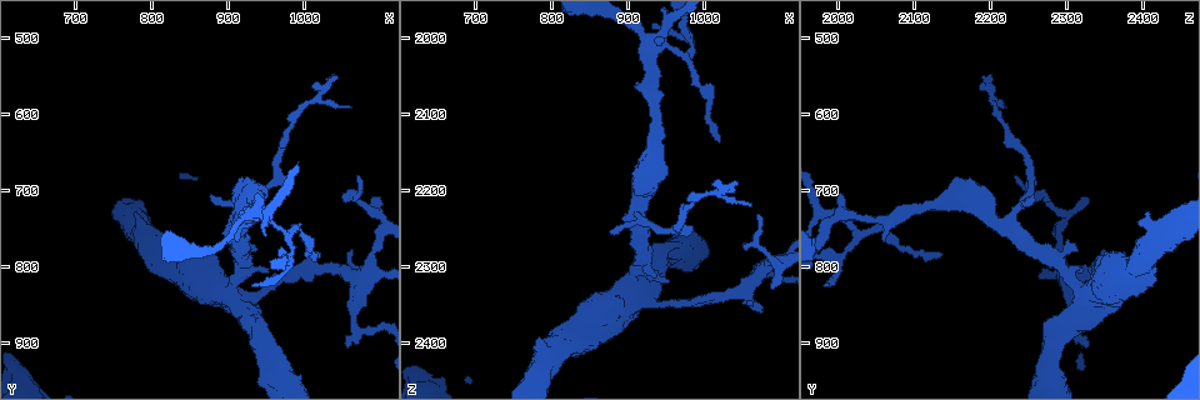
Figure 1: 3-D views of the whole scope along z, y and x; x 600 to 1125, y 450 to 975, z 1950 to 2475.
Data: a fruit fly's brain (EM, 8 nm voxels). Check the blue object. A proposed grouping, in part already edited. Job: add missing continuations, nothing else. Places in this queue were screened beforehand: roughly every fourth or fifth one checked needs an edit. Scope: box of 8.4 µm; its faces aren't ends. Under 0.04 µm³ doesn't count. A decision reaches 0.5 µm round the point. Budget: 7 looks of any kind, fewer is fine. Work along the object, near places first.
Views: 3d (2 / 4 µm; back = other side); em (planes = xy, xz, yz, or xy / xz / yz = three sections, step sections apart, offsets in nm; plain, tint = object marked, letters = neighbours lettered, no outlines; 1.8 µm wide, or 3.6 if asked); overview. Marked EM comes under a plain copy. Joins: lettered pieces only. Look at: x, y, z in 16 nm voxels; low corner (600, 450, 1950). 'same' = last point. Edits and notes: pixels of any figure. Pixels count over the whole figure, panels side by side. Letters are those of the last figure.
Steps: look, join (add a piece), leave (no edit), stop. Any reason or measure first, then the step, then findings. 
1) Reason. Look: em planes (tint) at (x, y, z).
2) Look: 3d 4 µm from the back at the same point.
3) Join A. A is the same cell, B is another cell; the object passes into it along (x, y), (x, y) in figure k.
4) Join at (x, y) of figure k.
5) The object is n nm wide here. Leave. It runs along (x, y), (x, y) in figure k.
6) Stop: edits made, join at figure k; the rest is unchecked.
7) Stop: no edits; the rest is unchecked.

Free end. Look: em 3.6 µm planes (letters) at (1060, 780, 2350).

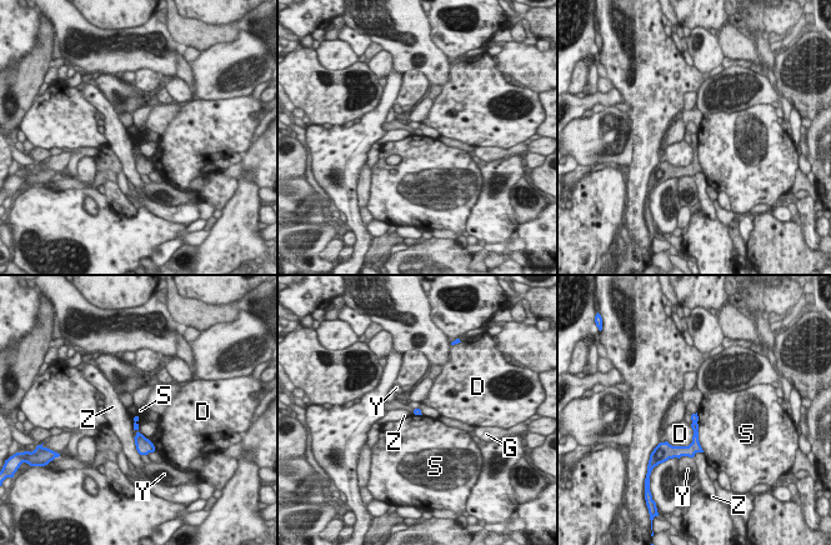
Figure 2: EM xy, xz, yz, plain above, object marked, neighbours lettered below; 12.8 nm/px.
Leave. D, G, S, Y and Z are other cells; no lettered piece goes on from it.

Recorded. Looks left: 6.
Free end. Look: em planes (tint) at (1070, 680, 2230).

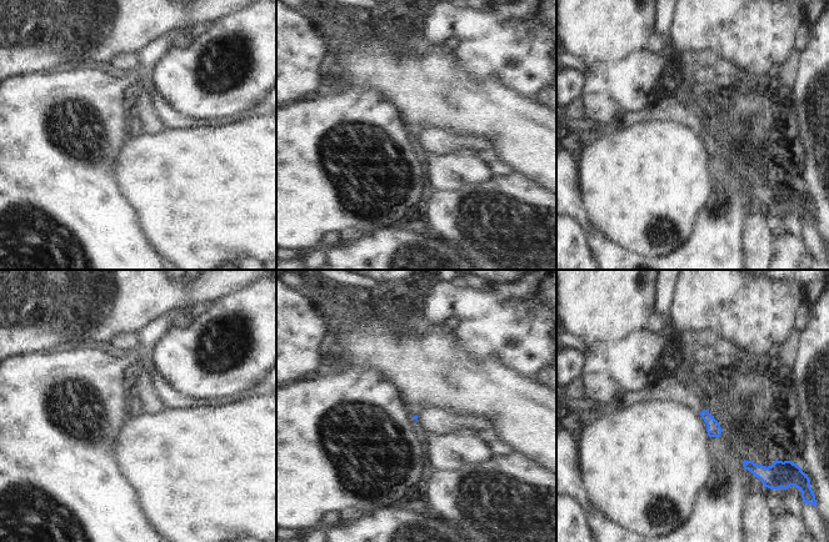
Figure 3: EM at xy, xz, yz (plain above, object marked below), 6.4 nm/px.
What lies round it. Look: em planes (letters) at the same point.

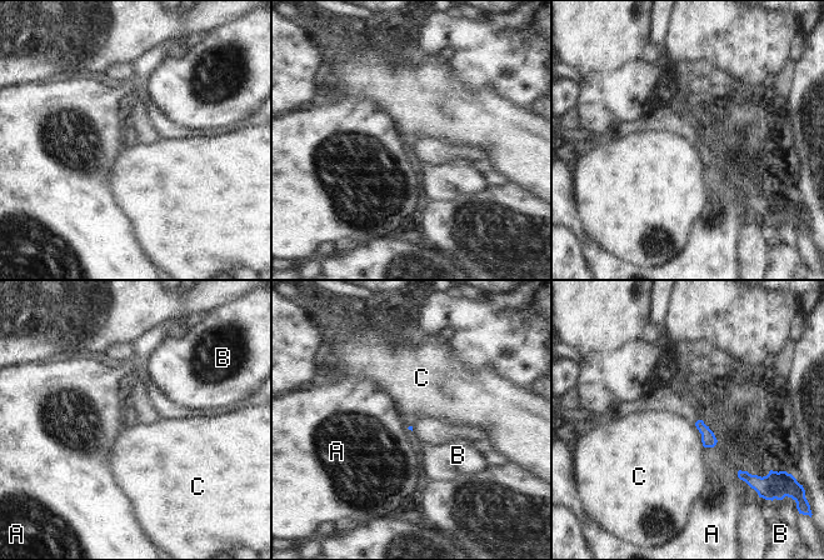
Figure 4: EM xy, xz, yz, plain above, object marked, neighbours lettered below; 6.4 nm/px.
Leave. A, B and C are other cells; a border runs along (694, 425), (704, 446) in figure 4; none of them fits.

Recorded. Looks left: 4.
Tapers out. Look: 3d 2 µm at (1055, 905, 2330).

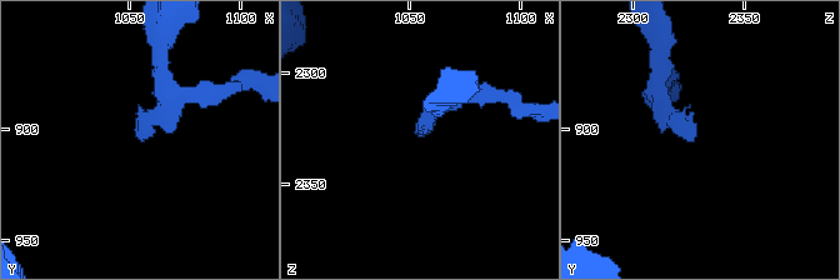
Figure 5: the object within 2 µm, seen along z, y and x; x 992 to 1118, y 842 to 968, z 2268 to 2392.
Shape alone is not enough. Look: em xy step 4 (tint) at (1054, 904, 2326).

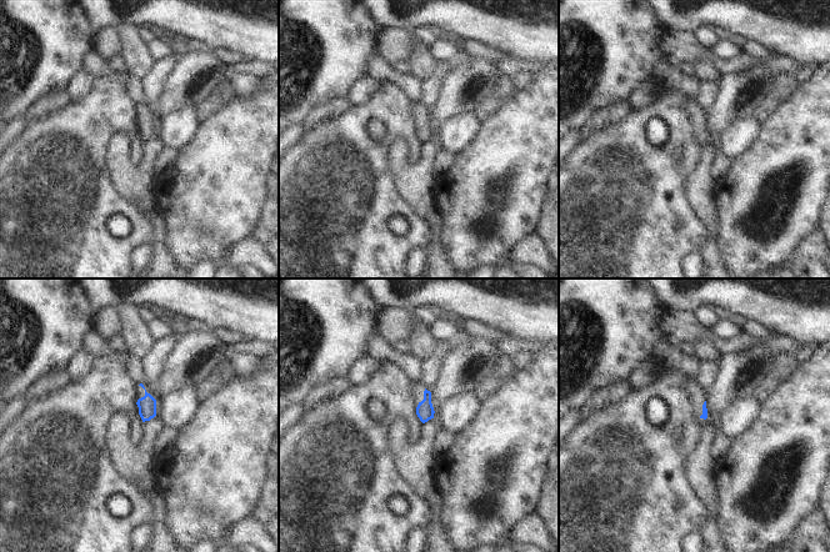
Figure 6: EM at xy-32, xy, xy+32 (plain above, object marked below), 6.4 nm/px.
Look: em planes (letters) at the same point.

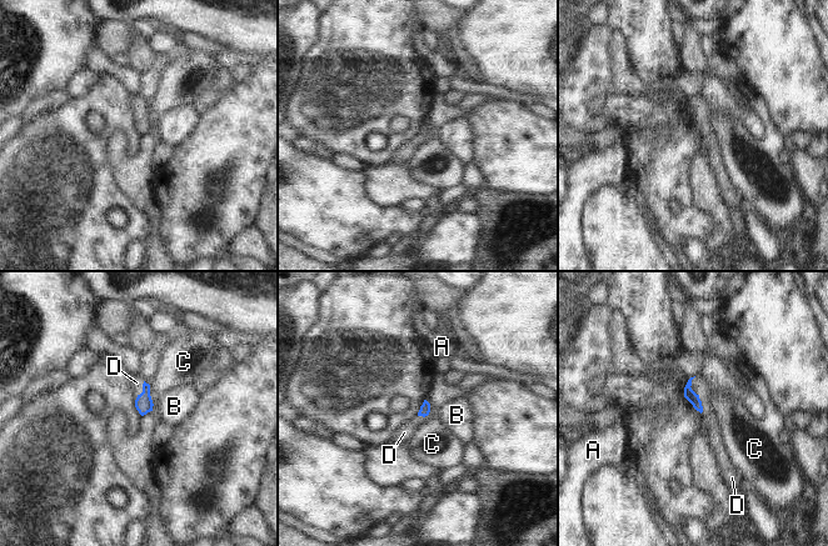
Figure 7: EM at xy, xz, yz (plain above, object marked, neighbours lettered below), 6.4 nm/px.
Join at (699, 386) of figure 7. D is the same cell, A, B and C are other cells; the object passes into it along (689, 394), (697, 395), (699, 386) in figure 7; it goes on there.

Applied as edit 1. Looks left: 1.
Stop: edits made, join at figure 7; the rest is unchecked.

